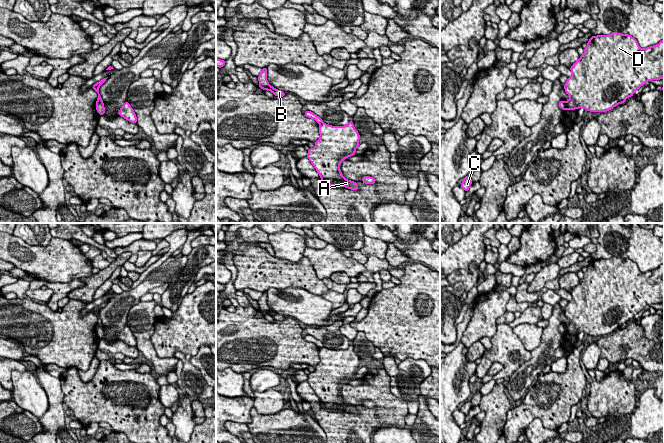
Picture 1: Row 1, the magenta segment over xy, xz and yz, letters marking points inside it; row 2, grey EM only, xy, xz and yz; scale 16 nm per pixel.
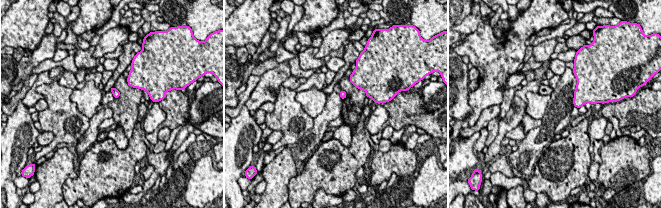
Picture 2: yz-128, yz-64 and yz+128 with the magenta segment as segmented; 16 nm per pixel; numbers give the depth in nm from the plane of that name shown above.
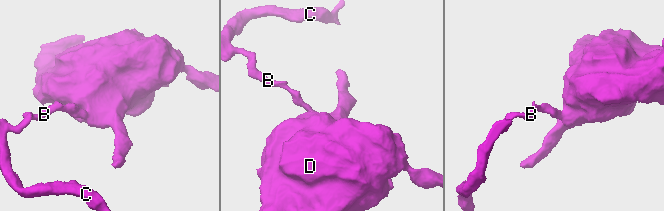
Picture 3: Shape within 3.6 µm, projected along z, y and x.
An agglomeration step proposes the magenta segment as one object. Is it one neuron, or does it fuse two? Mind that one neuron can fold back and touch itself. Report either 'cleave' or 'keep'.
cleave

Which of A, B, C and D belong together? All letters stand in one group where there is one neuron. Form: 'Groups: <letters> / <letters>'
Groups: A D / B C

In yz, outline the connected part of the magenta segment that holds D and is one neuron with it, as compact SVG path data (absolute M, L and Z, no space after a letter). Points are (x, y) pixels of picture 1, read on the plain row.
M612 256L610 259L592 260L580 280L570 294L572 299L564 309L566 318L571 322L565 326L565 334L584 332L590 336L606 336L622 328L628 321L632 321L647 305L660 304L664 302L664 264L657 269L642 273L637 264L629 258Z

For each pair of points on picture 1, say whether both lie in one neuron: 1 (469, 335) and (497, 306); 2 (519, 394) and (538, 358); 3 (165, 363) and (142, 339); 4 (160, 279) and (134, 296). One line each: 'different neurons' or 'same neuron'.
1: same neuron
2: same neuron
3: same neuron
4: same neuron

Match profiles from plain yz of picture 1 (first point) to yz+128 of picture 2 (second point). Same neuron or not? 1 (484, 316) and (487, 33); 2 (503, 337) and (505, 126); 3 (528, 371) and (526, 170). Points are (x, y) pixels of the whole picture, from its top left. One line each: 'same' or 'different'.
1: same
2: different
3: same

